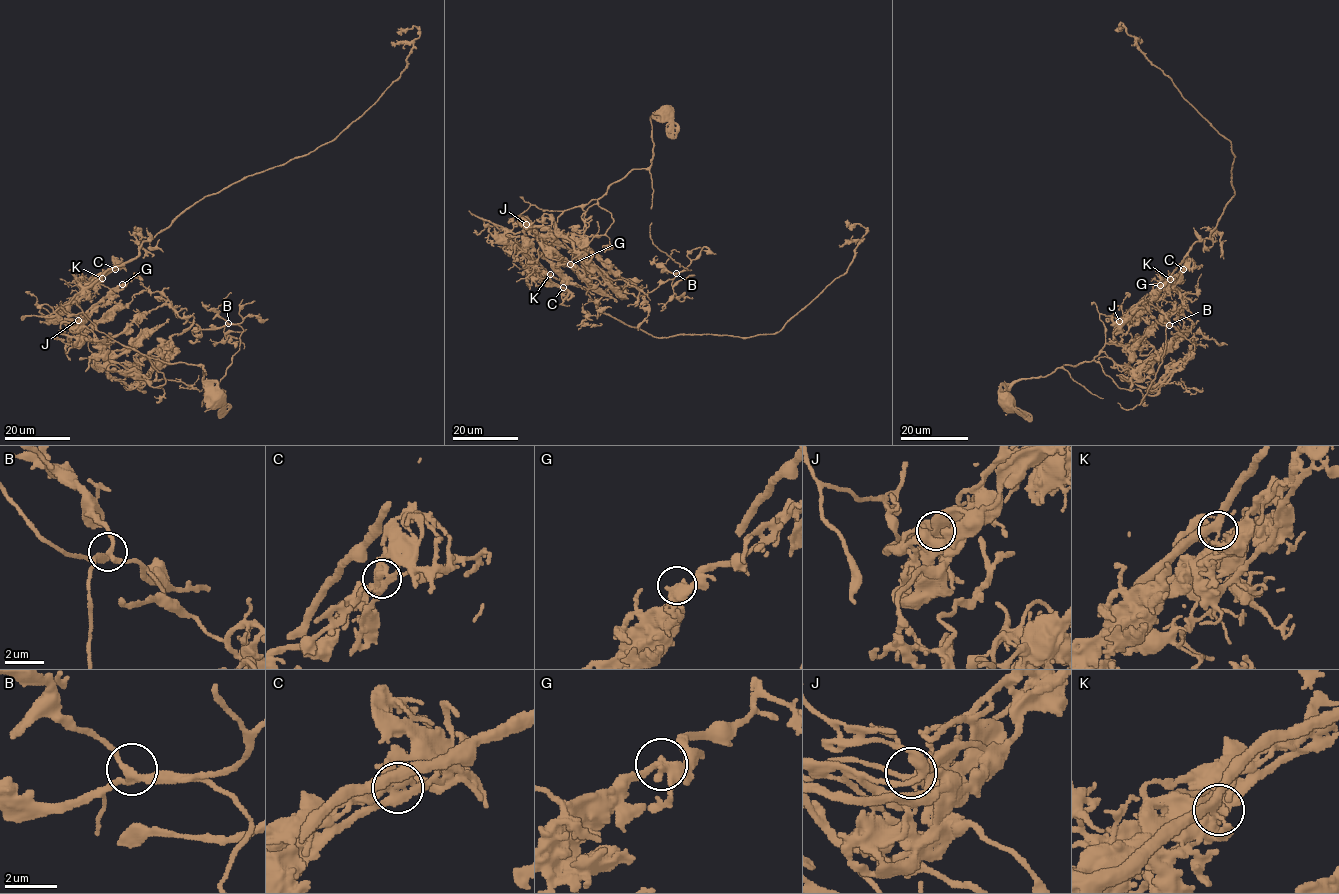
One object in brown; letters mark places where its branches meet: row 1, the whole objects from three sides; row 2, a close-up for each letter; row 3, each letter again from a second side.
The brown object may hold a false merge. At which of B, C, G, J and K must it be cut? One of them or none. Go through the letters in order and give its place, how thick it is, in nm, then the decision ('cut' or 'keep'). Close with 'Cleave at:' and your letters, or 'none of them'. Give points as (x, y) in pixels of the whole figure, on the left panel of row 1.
B: place (228, 323); calibre 240 nm; keep
C: place (115, 269); calibre 400 nm; cut
G: place (122, 284); calibre 340 nm; keep
J: place (78, 320); calibre 360 nm; keep
K: place (102, 278); calibre 280 nm; keep
Cleave at: C

